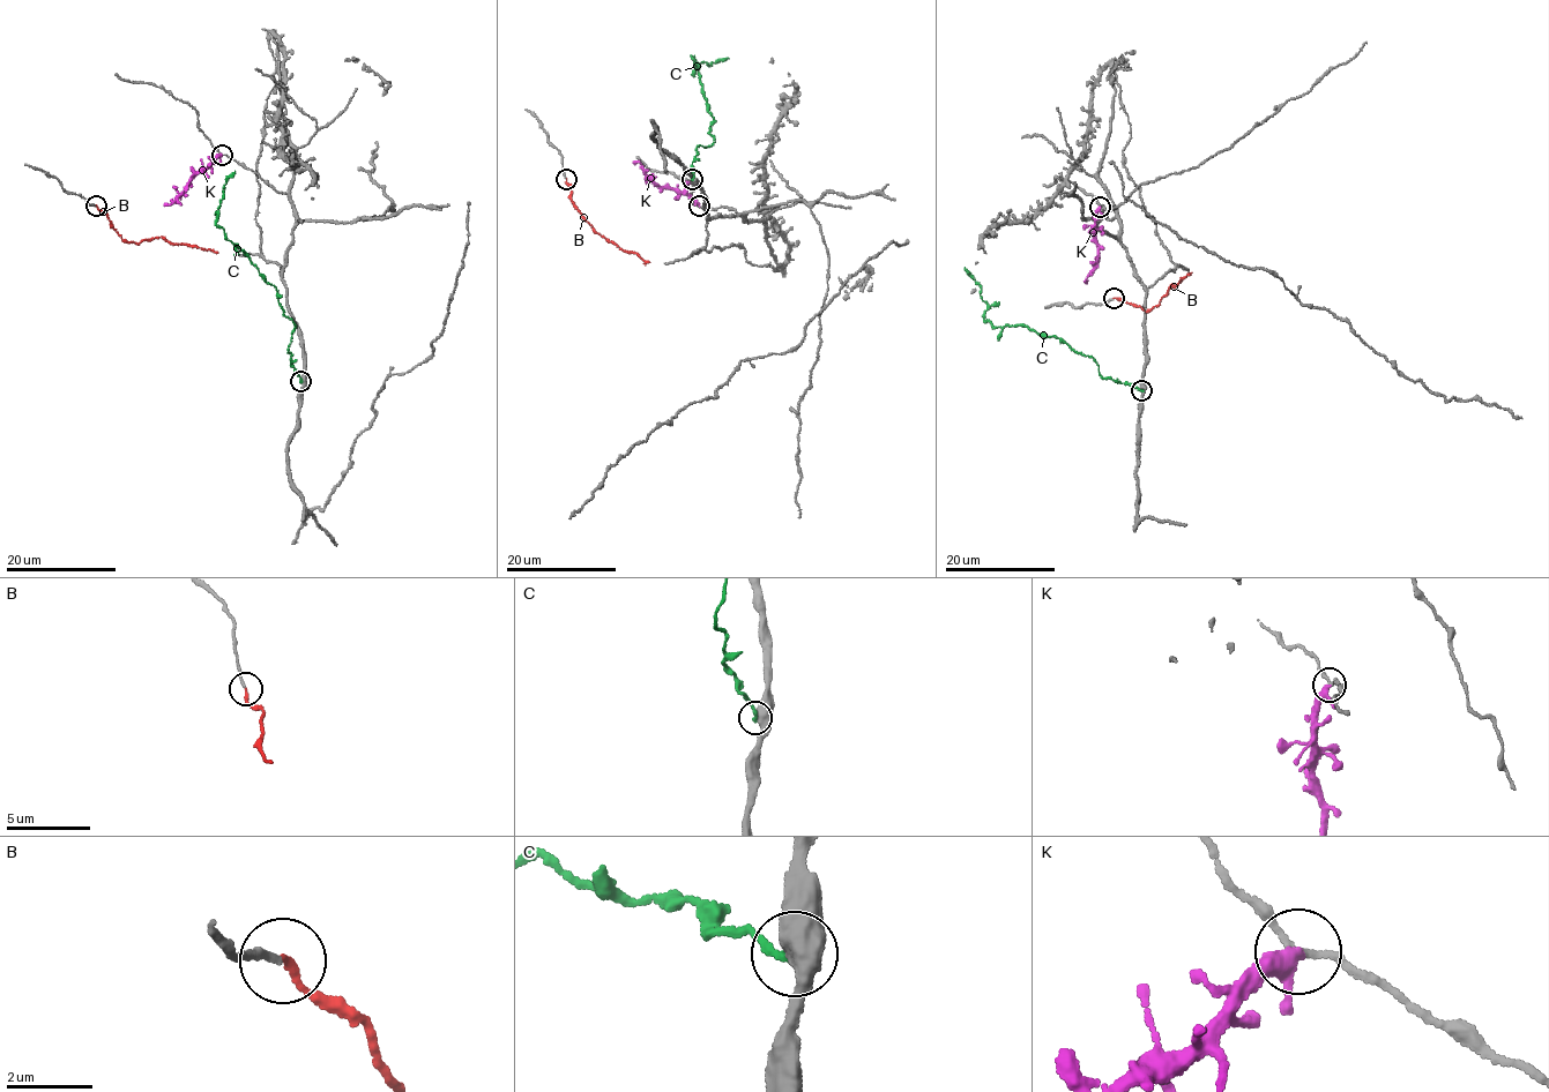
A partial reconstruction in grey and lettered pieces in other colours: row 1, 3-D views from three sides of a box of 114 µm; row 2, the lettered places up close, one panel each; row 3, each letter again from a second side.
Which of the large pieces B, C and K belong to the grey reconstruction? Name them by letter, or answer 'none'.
B

